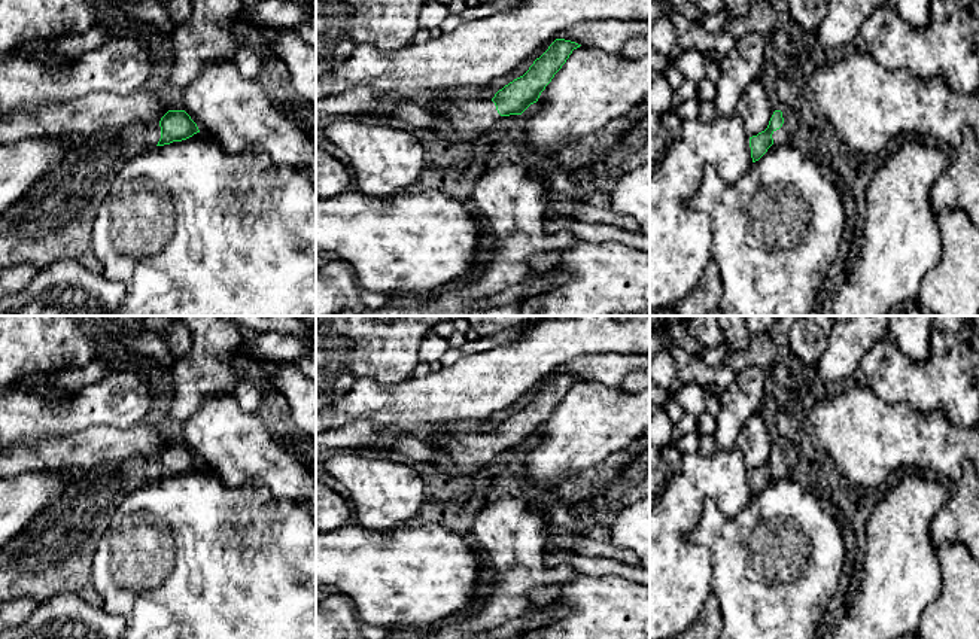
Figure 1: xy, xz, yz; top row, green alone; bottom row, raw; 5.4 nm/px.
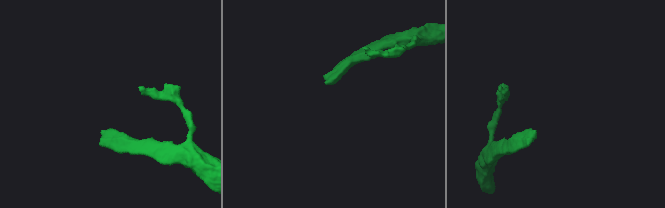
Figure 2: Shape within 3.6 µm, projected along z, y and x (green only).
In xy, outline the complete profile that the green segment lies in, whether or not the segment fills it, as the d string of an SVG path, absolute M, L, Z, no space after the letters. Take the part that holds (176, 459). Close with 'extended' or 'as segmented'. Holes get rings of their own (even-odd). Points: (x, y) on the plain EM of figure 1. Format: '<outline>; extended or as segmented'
M168 444L158 457L131 457L124 462L98 465L82 478L72 481L61 499L37 514L33 523L0 550L0 602L31 597L39 603L58 594L76 594L101 608L103 600L91 582L91 568L101 538L119 506L143 480L164 480L200 466L185 444Z; extended

